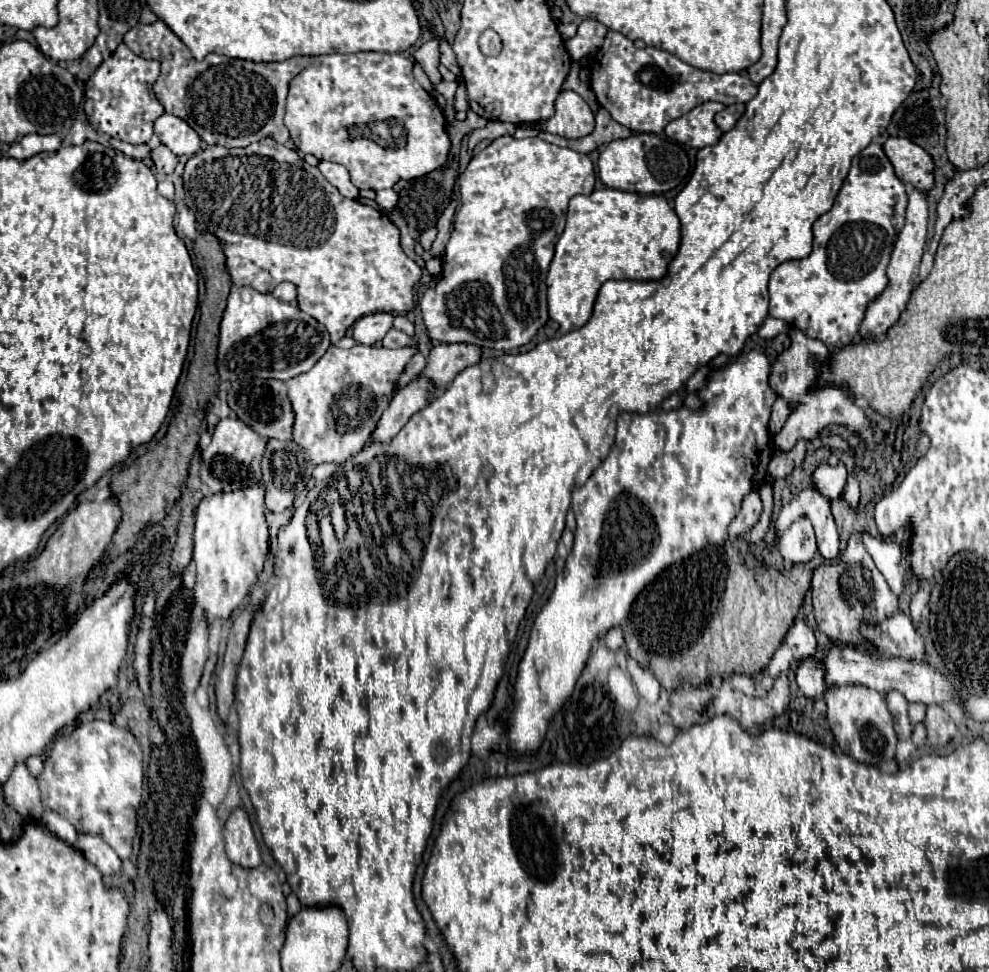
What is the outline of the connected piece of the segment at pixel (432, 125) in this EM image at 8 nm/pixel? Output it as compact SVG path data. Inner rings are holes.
M358 52L358 54L350 54L350 56L344 56L344 54L326 54L326 56L312 58L312 66L304 68L290 82L290 92L288 92L288 100L286 100L286 118L284 118L284 124L290 130L290 138L294 140L296 150L302 152L302 154L314 154L318 160L330 160L330 162L338 162L338 164L346 166L356 188L360 188L360 190L372 188L376 192L384 190L384 188L392 188L398 180L420 178L420 176L430 174L436 168L444 166L444 162L448 160L450 148L452 148L448 132L446 132L446 118L444 118L442 108L432 100L432 96L414 80L412 66L414 66L414 62L410 58L402 56L402 54L380 54L380 52ZM346 132L348 132L348 140L346 142L338 142L340 134L346 134Z

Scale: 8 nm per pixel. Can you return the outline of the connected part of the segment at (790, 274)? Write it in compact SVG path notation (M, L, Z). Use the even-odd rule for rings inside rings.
M870 144L852 160L850 174L842 184L836 202L830 212L820 216L814 226L814 246L806 260L786 260L782 262L770 276L768 292L770 292L770 316L796 326L806 336L824 342L828 348L844 348L858 334L860 322L864 318L864 310L870 300L874 300L888 284L886 266L890 262L890 254L898 234L898 220L902 220L902 212L906 208L908 194L906 186L896 178L890 160L886 158L880 144ZM870 158L870 168L862 160Z

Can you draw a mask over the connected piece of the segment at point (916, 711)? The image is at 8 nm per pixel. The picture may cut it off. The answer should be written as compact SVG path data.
M908 704L908 714L910 714L910 722L912 724L924 722L924 718L926 718L926 706L924 704Z

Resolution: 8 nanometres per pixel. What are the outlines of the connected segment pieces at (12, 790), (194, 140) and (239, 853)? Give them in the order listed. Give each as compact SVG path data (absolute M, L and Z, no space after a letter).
M24 764L16 766L12 776L2 786L4 800L10 808L14 808L24 820L38 820L44 812L44 806L40 802L40 790L36 784L36 778L26 770Z
M162 114L154 122L154 132L164 146L168 146L176 156L192 156L200 150L202 140L182 118L172 114Z
M236 808L224 826L224 842L228 858L242 868L256 868L262 864L258 842L254 838L248 814L244 808Z

